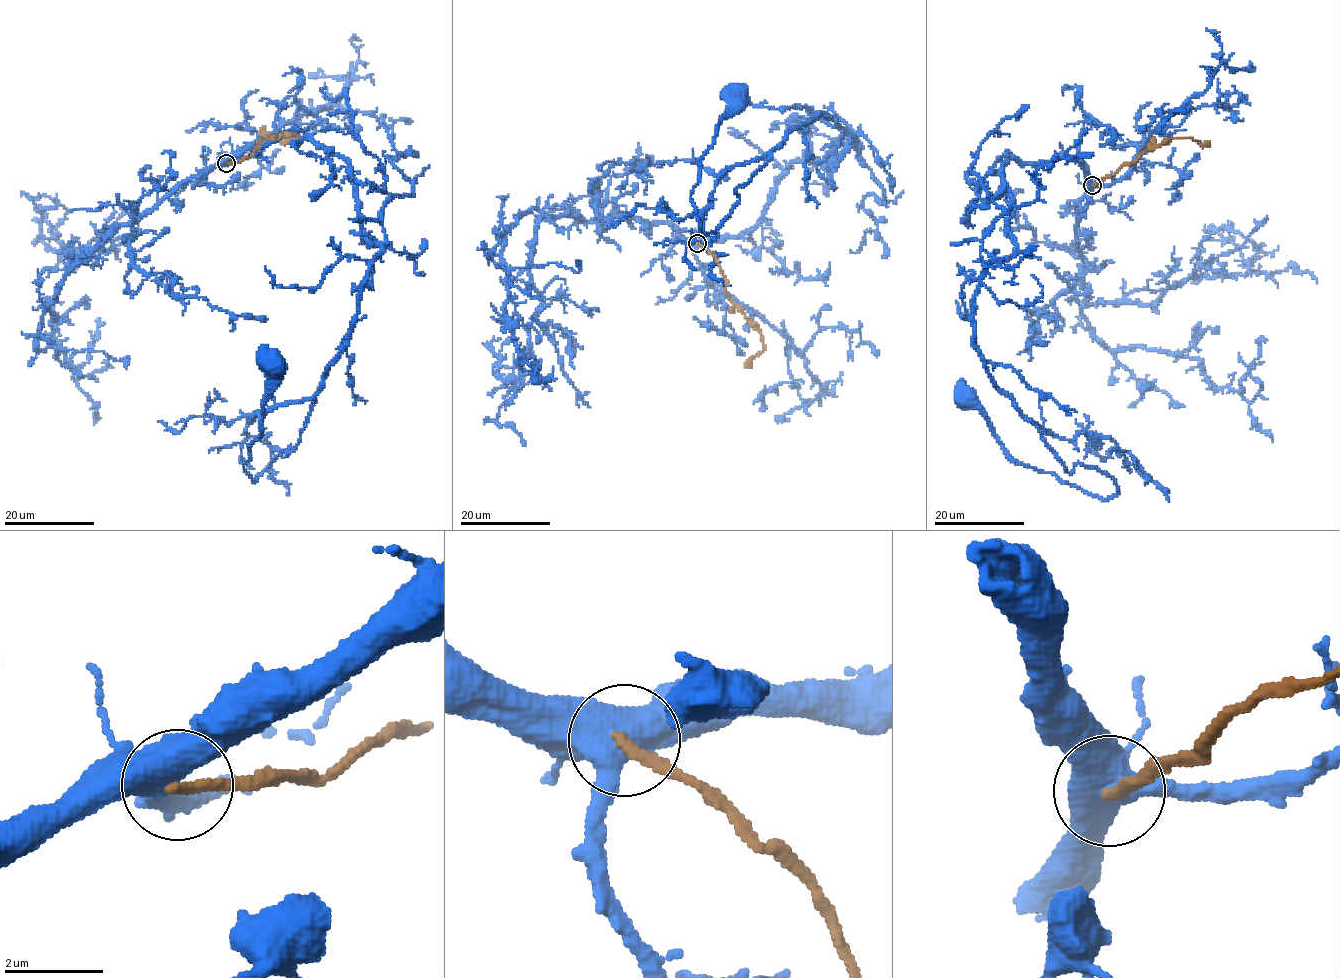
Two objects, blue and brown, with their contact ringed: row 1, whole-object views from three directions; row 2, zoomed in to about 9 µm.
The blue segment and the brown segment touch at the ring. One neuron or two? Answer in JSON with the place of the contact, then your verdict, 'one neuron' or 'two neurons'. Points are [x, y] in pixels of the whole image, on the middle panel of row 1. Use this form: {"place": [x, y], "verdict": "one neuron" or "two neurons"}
{"place": [697, 243], "verdict": "two neurons"}

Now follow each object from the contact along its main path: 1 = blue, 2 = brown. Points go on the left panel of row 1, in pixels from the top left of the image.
1: (227, 162), (308, 136), (348, 164), (363, 233), (381, 249), (299, 441), (252, 480), (243, 465), (275, 362)
2: (227, 163), (240, 163), (249, 158), (264, 138), (299, 136), (282, 141)

